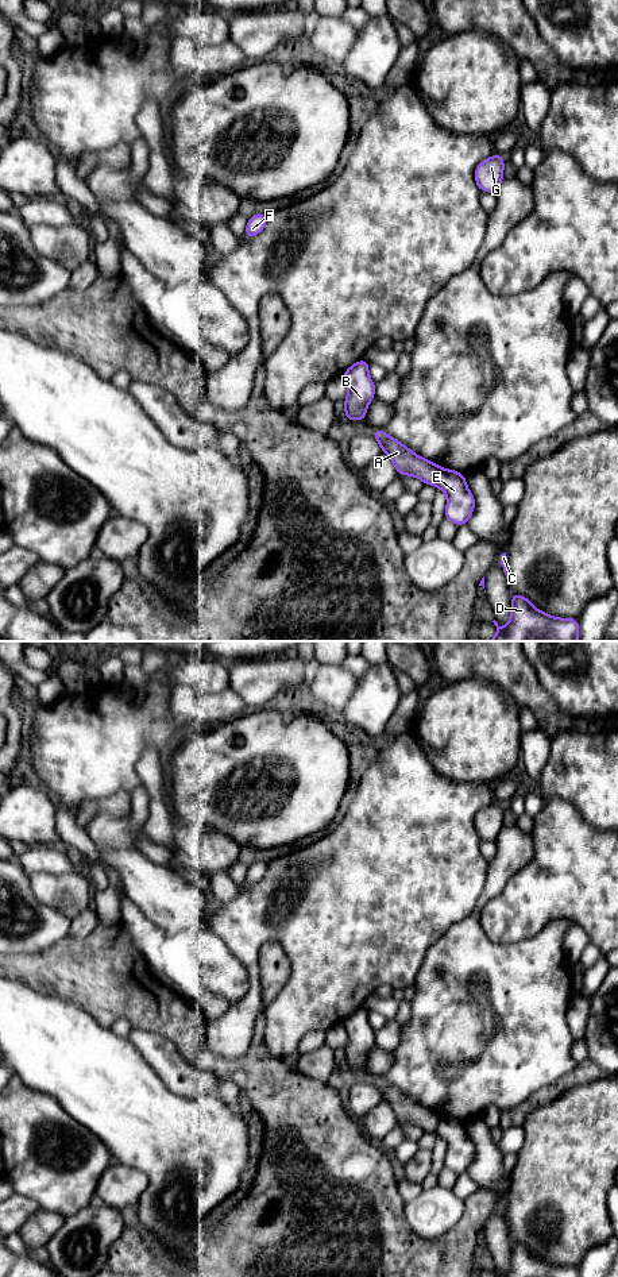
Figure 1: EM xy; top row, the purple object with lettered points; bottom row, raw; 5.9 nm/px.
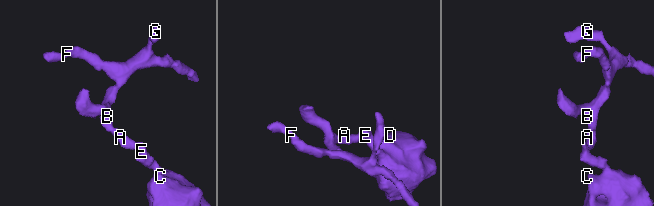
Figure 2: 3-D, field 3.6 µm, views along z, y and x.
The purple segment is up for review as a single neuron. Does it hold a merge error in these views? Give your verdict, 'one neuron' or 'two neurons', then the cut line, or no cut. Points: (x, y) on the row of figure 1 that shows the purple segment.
two neurons | xy (440, 469), (433, 483)

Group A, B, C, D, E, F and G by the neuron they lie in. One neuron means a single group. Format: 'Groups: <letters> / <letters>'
Groups: A B F G / C D E

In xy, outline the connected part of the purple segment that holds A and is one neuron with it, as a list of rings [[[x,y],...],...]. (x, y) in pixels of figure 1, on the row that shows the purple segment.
[[[382,428],[374,429],[374,437],[382,447],[397,470],[397,474],[412,475],[420,478],[425,485],[434,485],[440,467],[414,452],[398,440],[390,437]]]

